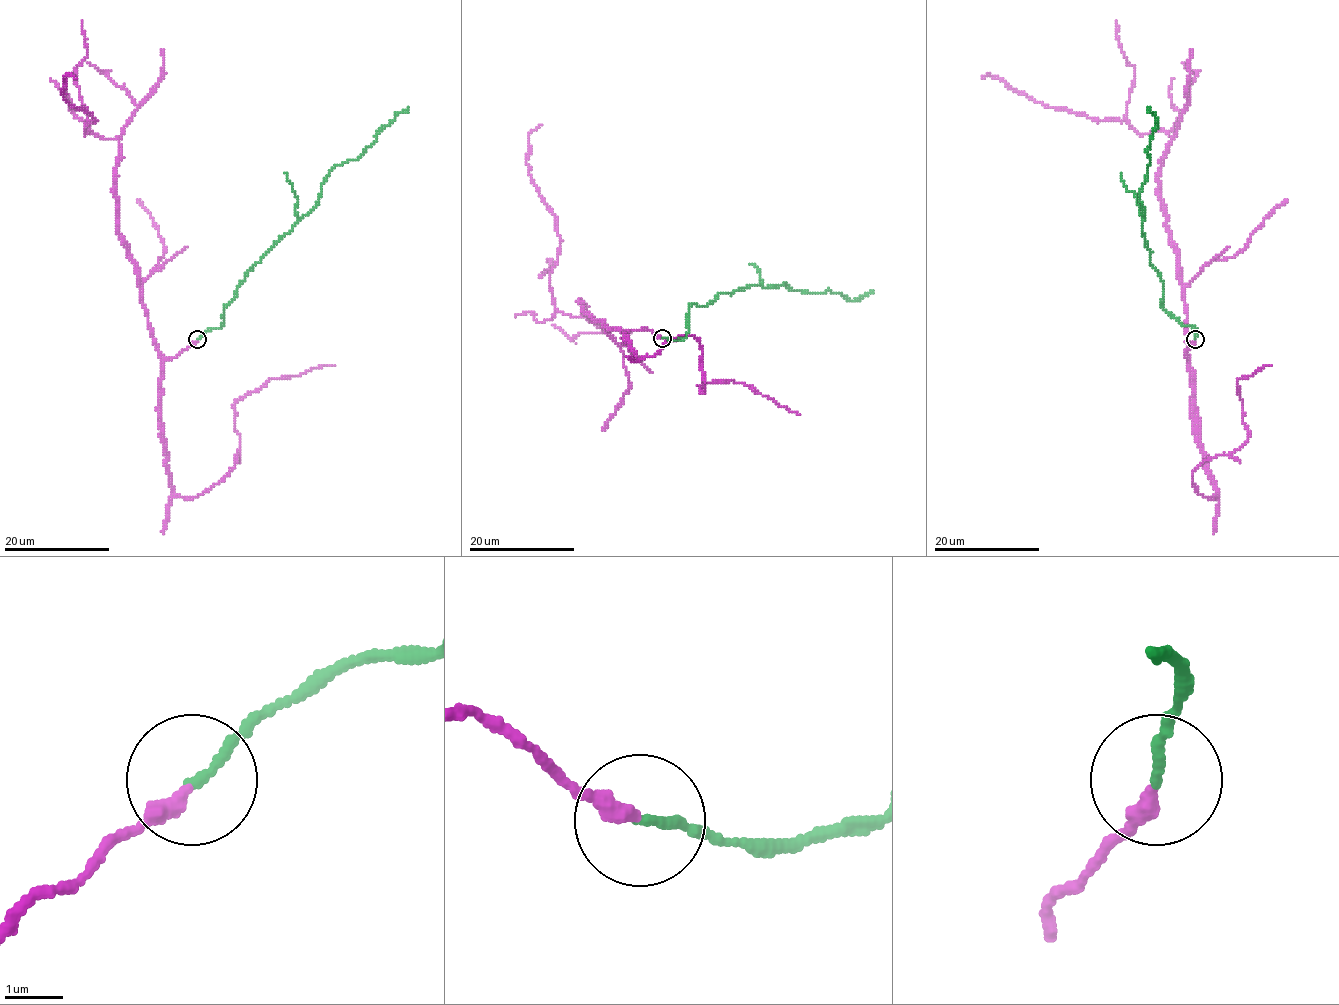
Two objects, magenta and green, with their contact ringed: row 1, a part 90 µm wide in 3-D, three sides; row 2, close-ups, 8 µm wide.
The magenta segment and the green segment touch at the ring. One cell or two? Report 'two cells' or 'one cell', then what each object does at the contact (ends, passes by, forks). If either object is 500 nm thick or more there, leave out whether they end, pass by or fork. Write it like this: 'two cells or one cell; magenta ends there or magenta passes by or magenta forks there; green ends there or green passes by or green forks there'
one cell; magenta ends there; green ends there

